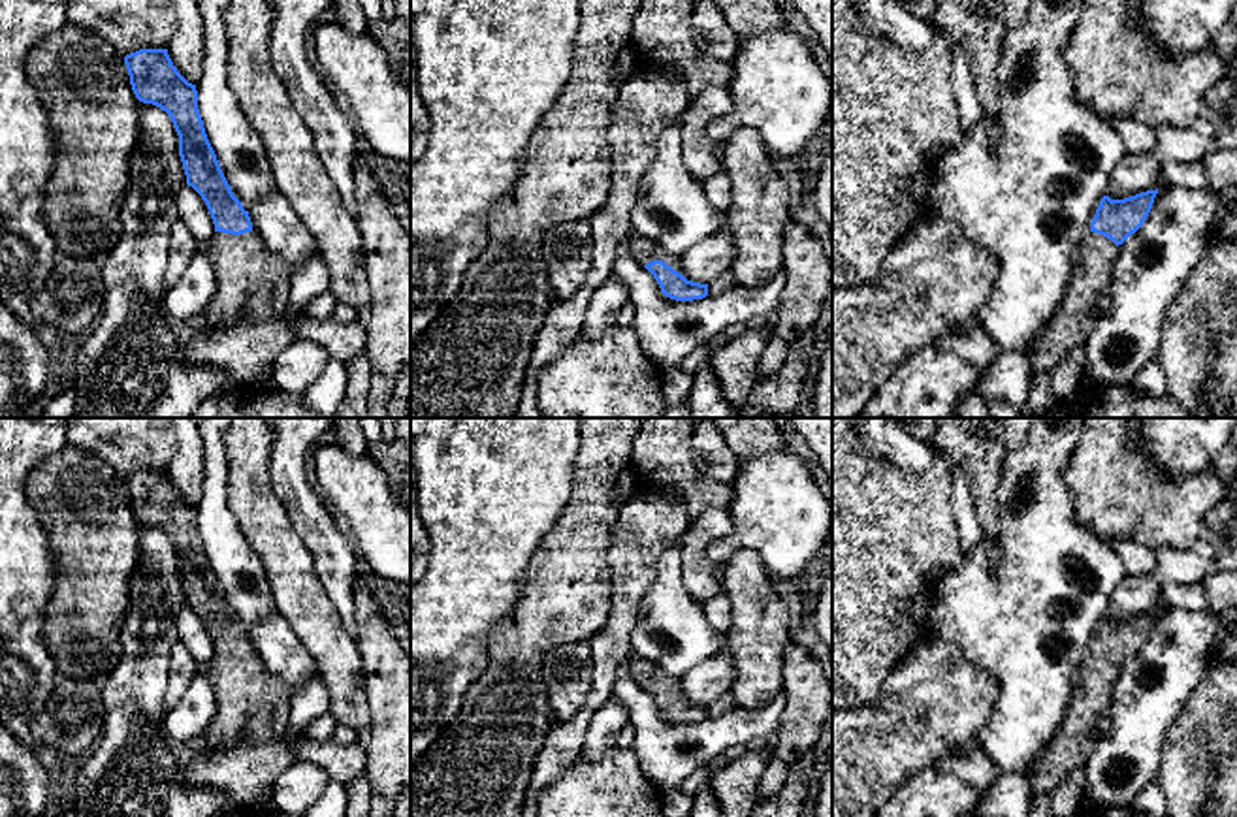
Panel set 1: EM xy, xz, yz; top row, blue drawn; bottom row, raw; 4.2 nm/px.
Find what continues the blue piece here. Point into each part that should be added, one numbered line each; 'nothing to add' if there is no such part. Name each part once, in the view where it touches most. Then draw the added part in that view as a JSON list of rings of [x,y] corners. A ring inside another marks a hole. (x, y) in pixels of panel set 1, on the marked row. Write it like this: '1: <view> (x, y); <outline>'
1: xy (253, 283); [[[252,230],[241,235],[215,232],[203,245],[217,273],[217,290],[203,311],[205,328],[235,328],[265,316],[288,312],[290,269]]]

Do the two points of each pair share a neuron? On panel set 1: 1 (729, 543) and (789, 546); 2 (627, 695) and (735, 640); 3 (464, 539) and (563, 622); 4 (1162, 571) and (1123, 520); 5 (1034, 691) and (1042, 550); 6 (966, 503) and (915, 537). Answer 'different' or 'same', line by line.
1: same
2: different
3: different
4: different
5: same
6: different

